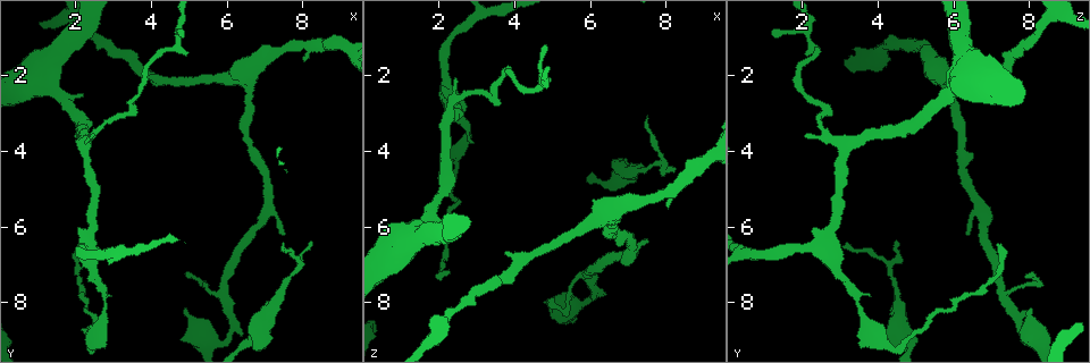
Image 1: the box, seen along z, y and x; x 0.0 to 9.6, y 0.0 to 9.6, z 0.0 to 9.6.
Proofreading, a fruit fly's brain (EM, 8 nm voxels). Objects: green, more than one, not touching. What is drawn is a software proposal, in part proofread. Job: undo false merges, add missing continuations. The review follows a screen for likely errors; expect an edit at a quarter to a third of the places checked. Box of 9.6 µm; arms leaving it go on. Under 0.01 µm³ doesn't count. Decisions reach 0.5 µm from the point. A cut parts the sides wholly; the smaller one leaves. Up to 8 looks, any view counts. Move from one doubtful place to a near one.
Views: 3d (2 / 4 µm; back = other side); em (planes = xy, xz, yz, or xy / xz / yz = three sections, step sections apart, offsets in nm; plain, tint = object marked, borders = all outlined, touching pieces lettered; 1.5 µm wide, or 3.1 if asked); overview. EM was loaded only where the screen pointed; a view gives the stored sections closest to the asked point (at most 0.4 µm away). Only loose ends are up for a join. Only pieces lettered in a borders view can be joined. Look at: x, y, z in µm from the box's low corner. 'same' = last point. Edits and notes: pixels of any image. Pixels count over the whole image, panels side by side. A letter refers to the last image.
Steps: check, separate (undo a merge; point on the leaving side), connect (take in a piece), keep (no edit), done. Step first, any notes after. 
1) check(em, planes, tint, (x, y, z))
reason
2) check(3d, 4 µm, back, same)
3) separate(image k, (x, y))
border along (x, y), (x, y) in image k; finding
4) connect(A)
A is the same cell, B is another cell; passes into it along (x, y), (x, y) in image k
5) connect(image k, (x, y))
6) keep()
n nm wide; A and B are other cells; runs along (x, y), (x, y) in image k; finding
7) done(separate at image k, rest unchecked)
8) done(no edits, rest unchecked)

check(em, 3.1 µm, xy, step 8, plain, (8.30, 6.40, 4.55))
tapers out

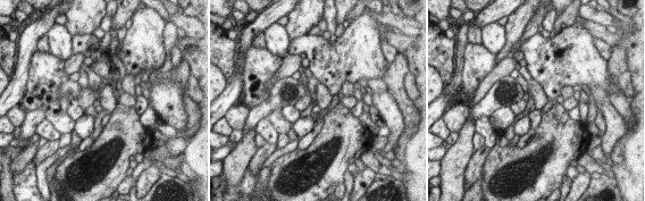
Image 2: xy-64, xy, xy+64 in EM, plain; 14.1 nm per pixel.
check(em, 3.1 µm, xy, step 8, borders, same)
what lies round it

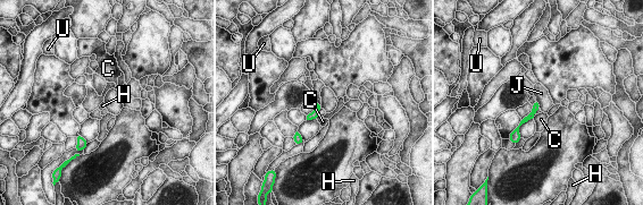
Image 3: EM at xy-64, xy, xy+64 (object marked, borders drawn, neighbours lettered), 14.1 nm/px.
keep()
J touches over 120 nm; C, H, J and U are other cells; runs along (536, 103), (534, 111), (523, 121) in image 3; no lettered piece goes on from it

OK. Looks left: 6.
check(3d, 4 µm, (7.55, 6.20, 6.40))
free end

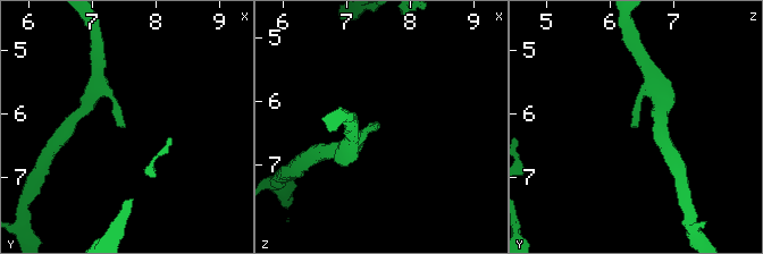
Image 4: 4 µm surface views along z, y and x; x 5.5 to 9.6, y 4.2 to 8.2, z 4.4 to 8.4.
check(em, planes, borders, (7.50, 6.20, 6.40))

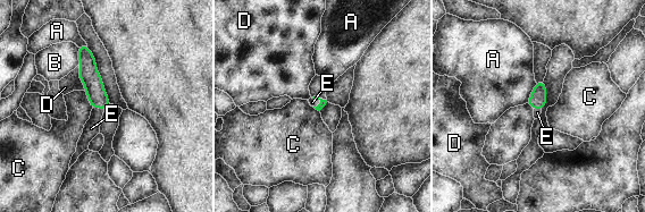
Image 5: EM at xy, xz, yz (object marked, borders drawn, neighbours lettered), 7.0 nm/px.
connect(E)
E is the same cell, A, B, C and D are other cells; passes into it along (91, 78), (99, 108), (91, 128) in image 5; the neuron continues

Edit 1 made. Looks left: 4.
check(3d, 4 µm, (2.35, 6.40, 7.10))
branch stops here

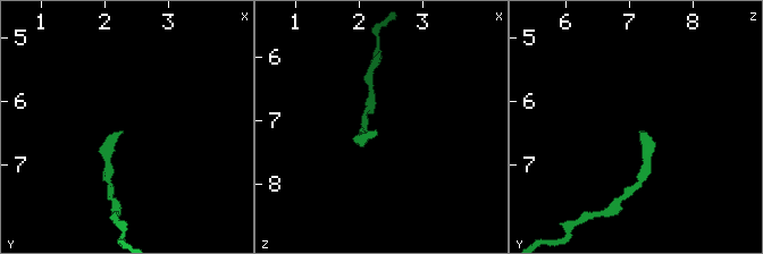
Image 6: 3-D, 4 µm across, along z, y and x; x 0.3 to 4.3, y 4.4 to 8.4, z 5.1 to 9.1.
check(em, yz, step 8, borders, (2.25, 6.45, 7.15))
need the tissue

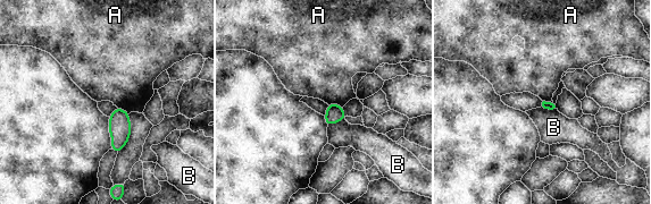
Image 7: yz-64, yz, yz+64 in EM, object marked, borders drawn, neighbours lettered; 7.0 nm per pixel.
keep()
A and B are other cells; border along (327, 103), (339, 103), (342, 107) in image 7; no lettered piece goes on from it

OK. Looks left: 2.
check(em, planes, borders, (4.80, 0.80, 1.20))
tapers out

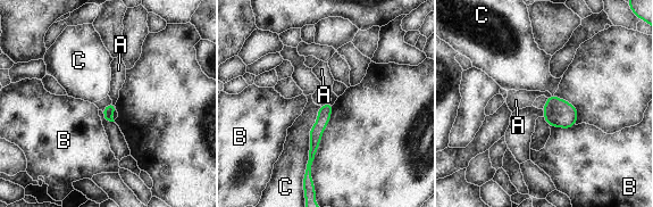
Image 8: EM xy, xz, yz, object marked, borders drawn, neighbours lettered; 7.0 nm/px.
keep()
A, B and C are other cells; border along (320, 106), (302, 176) in image 8; none of them fits

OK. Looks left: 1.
done(connect at image 5, rest unchecked)

